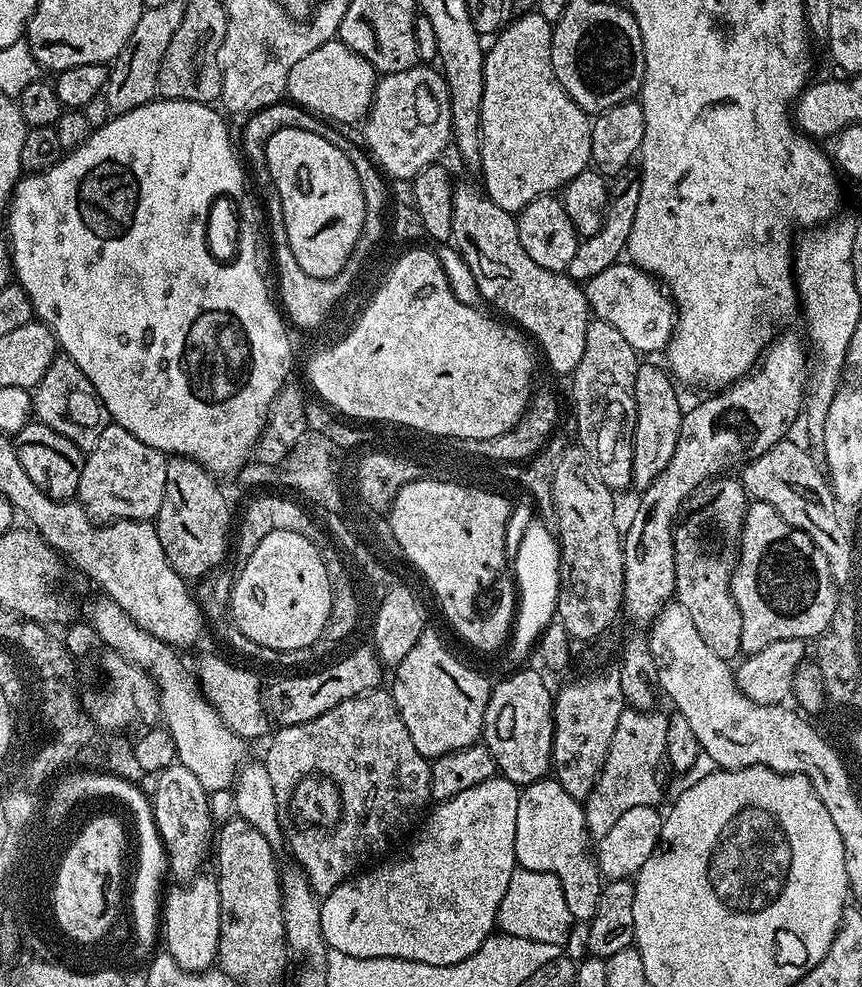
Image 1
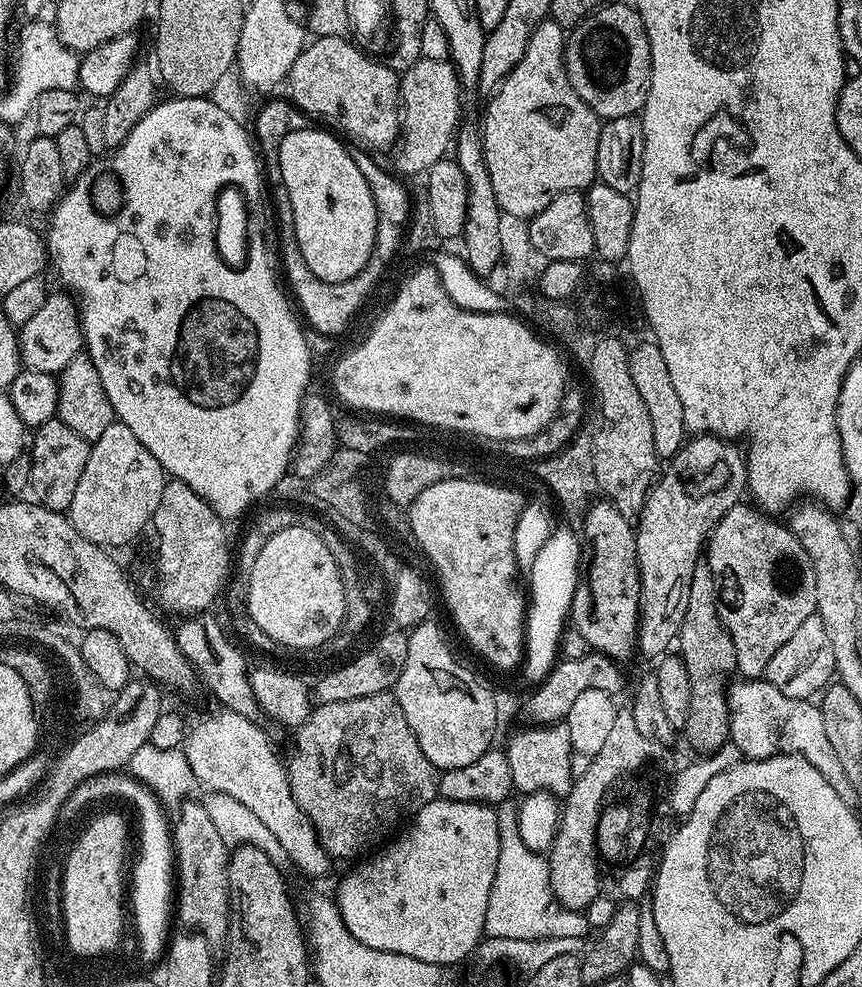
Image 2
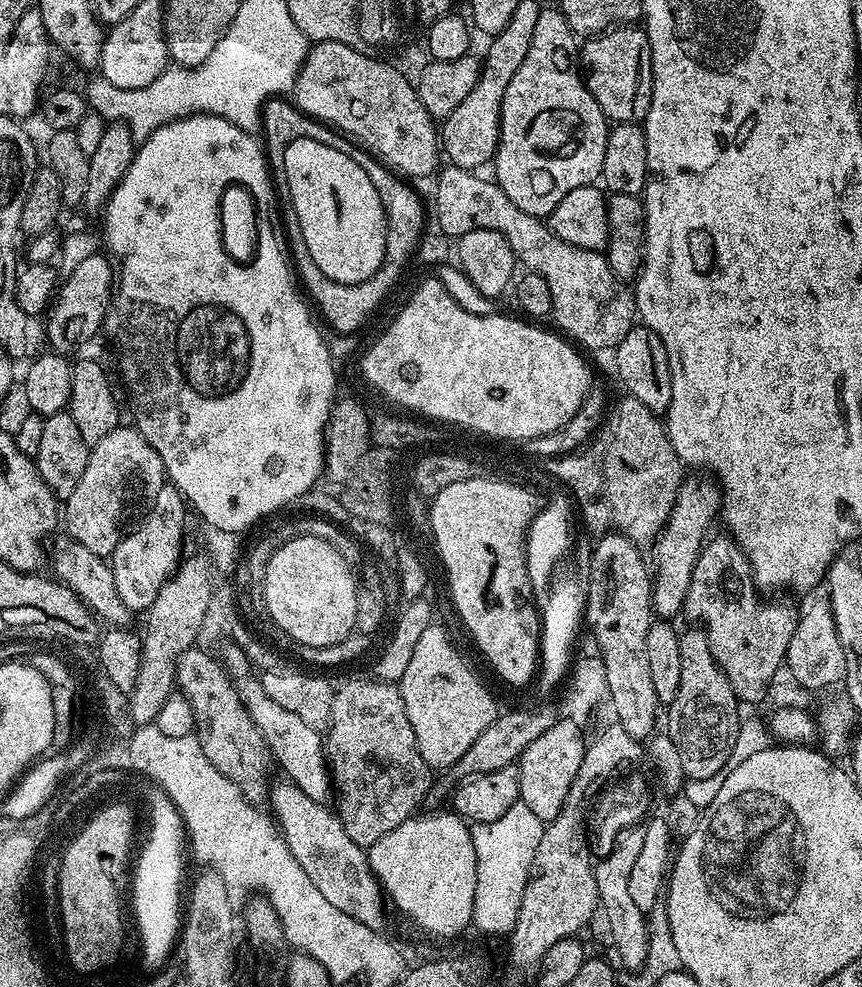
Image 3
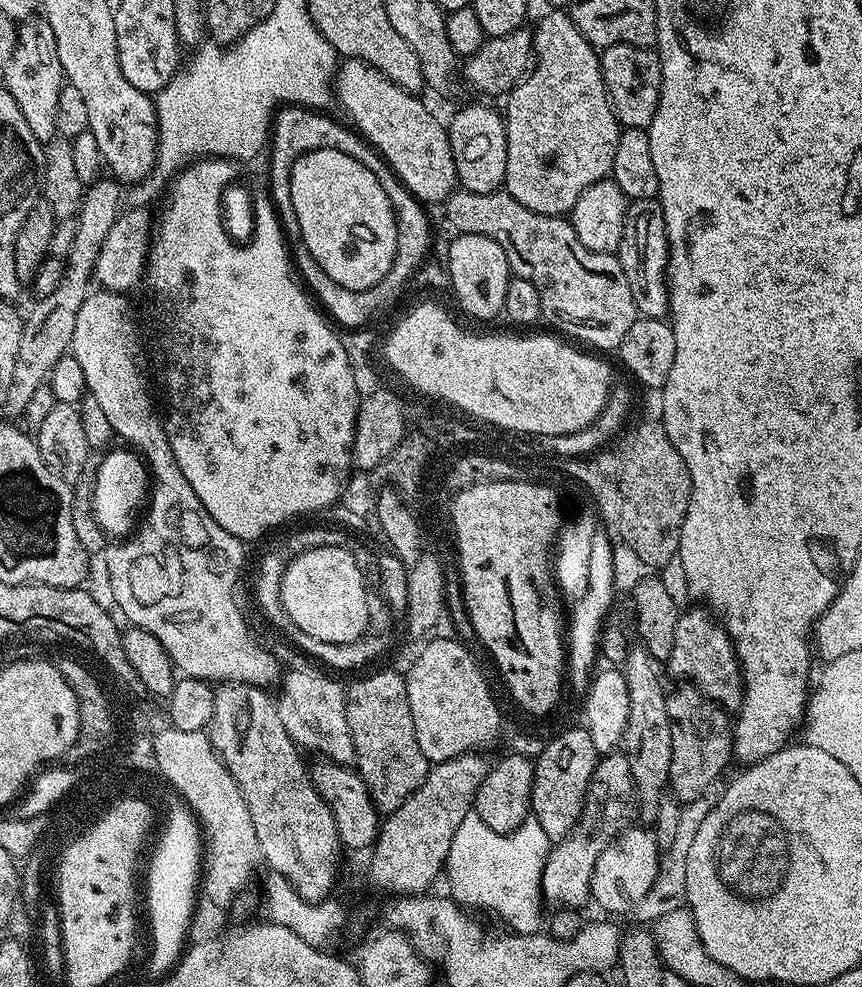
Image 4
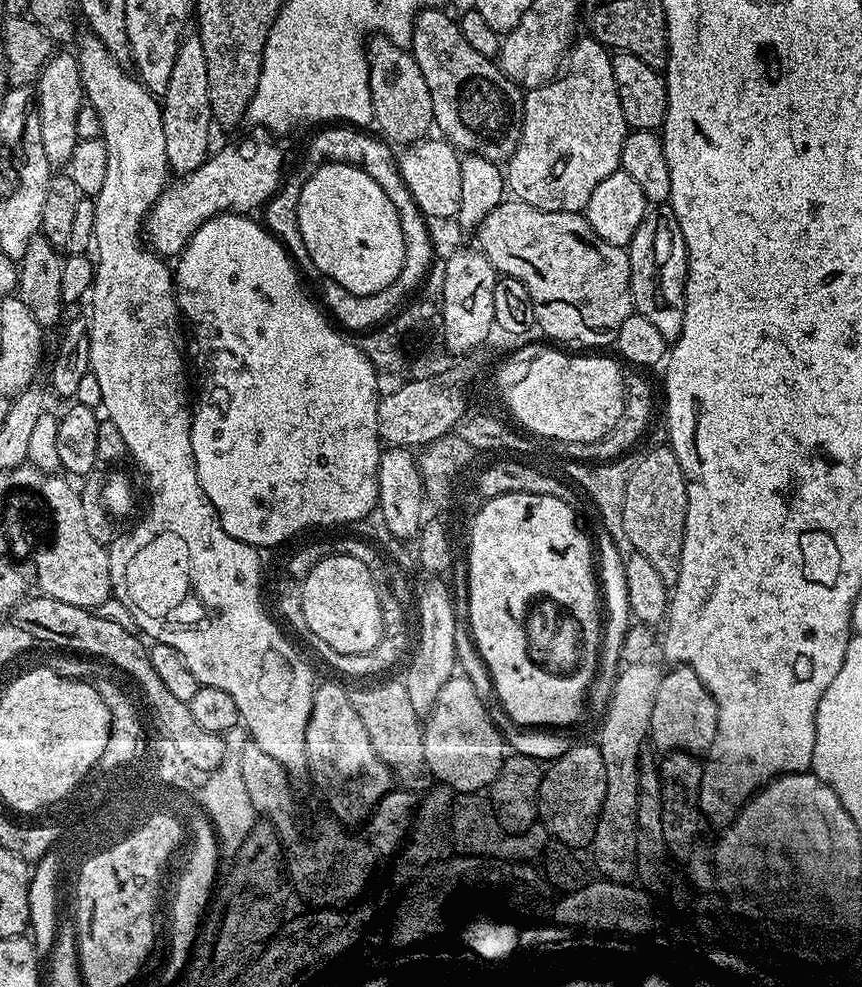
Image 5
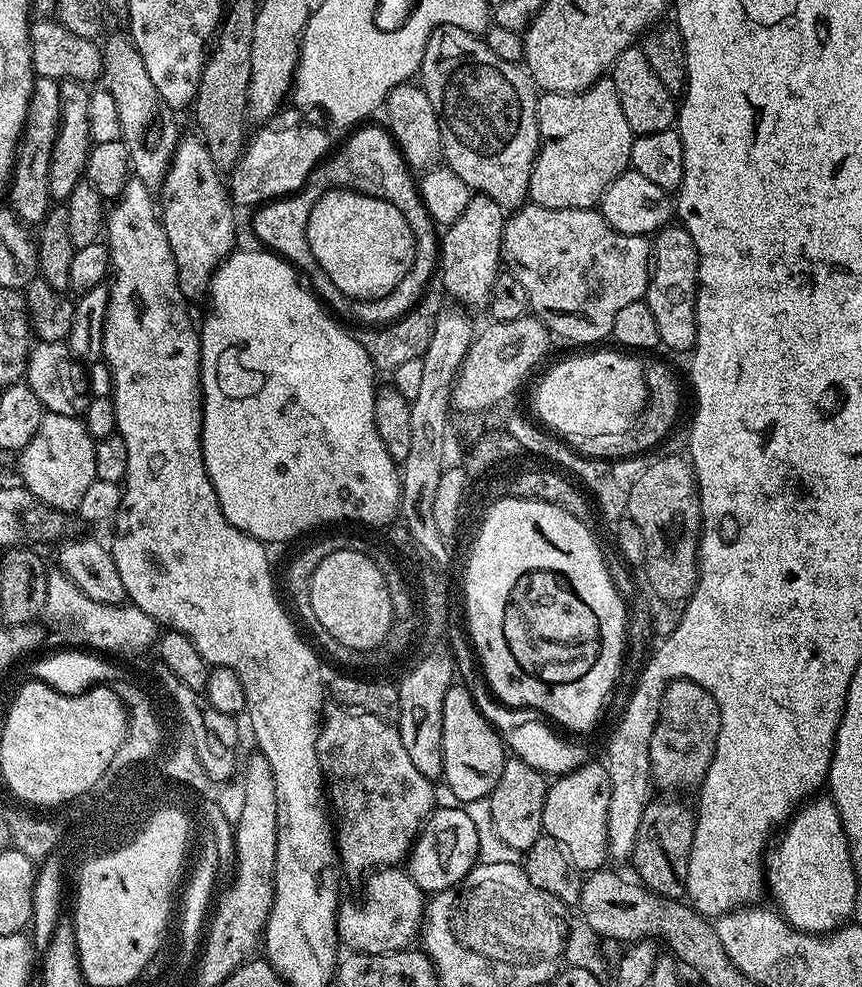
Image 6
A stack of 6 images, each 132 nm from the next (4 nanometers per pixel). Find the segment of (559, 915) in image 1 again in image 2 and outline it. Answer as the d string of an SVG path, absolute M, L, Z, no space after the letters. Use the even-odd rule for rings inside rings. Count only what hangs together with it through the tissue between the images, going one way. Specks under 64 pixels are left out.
M505 802L496 813L500 845L498 864L490 886L490 902L486 906L484 936L494 938L522 938L523 940L546 940L549 938L584 938L590 931L587 915L561 911L556 916L552 890L548 886L548 862L541 853L532 852L518 834L517 805Z

